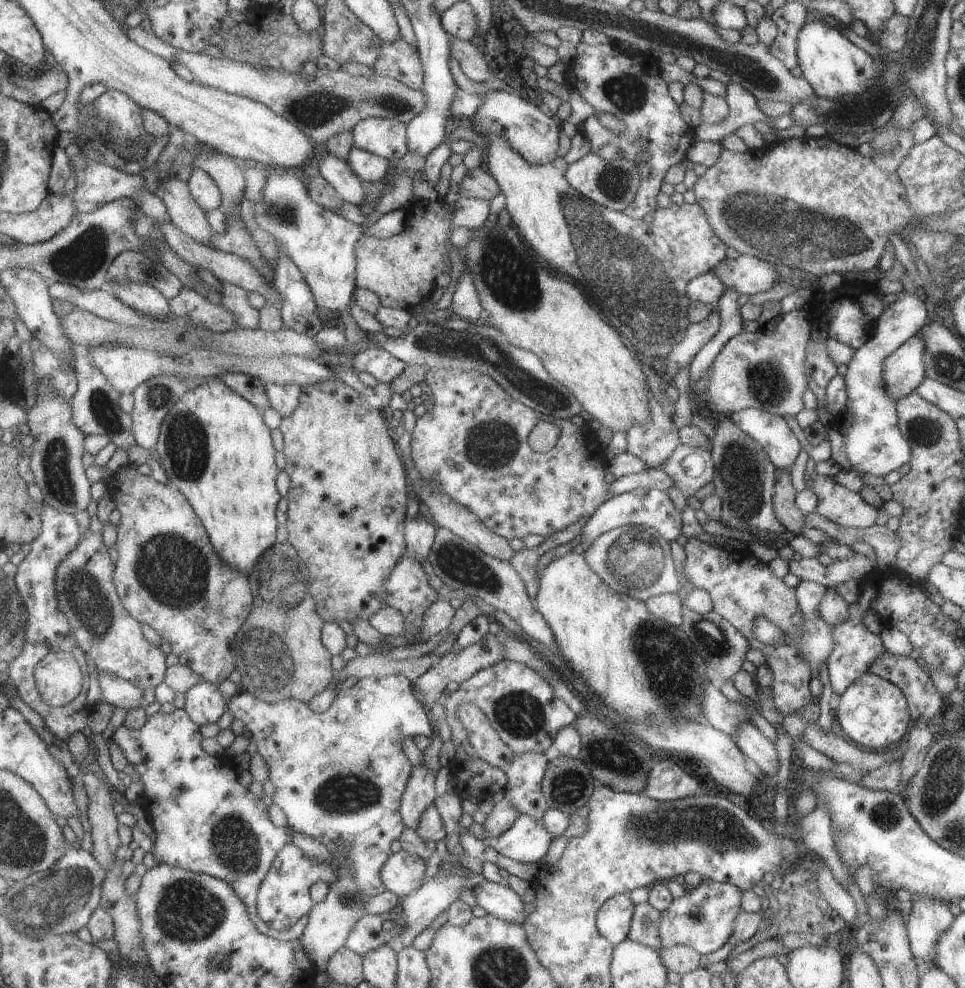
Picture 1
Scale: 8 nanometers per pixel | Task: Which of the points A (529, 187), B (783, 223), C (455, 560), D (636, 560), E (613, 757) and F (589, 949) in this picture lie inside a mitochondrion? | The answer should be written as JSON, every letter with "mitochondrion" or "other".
{"A":"other","B":"mitochondrion","C":"mitochondrion","D":"mitochondrion","E":"mitochondrion","F":"other"}

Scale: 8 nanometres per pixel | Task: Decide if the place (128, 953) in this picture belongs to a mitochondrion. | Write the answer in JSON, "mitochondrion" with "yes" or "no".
{"mitochondrion":"no"}

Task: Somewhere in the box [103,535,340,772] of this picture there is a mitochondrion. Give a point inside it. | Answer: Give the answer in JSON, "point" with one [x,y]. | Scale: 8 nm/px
{"point":[267,660]}

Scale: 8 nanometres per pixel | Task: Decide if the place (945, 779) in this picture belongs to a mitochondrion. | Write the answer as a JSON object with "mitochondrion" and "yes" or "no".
{"mitochondrion":"yes"}

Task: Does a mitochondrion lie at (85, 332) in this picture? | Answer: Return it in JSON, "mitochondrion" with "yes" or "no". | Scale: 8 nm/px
{"mitochondrion":"no"}

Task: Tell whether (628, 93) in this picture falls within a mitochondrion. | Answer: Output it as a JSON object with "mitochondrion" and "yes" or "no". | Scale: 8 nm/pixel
{"mitochondrion":"yes"}

